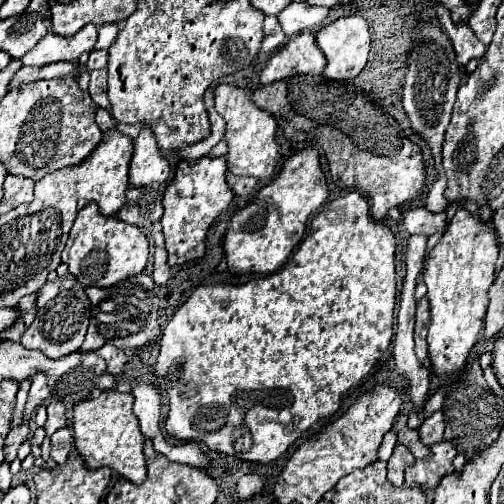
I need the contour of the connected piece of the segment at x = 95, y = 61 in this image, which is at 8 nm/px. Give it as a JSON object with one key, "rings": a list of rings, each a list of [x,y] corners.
{"rings":[[[92,50],[90,58],[86,62],[86,68],[88,70],[102,70],[102,68],[106,68],[106,62],[108,62],[108,50]]]}

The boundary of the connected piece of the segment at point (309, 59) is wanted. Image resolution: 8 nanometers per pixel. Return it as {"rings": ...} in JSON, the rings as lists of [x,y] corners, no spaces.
{"rings":[[[304,32],[282,46],[260,72],[262,84],[272,84],[276,80],[284,80],[296,74],[312,74],[320,76],[326,68],[324,54],[320,52],[314,34]]]}

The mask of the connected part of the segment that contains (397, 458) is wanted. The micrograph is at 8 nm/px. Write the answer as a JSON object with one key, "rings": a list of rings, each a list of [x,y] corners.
{"rings":[[[396,444],[390,460],[388,460],[388,480],[394,484],[394,486],[402,486],[402,476],[404,476],[404,470],[408,466],[412,466],[416,462],[416,458],[412,456],[412,452],[400,444]]]}

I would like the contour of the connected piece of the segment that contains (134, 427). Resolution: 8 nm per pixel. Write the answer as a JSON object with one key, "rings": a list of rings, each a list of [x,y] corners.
{"rings":[[[102,390],[98,398],[84,400],[74,408],[74,446],[84,458],[90,470],[102,466],[114,468],[126,480],[140,484],[146,480],[146,460],[142,454],[144,436],[138,426],[138,418],[132,412],[132,394],[118,390]]]}

